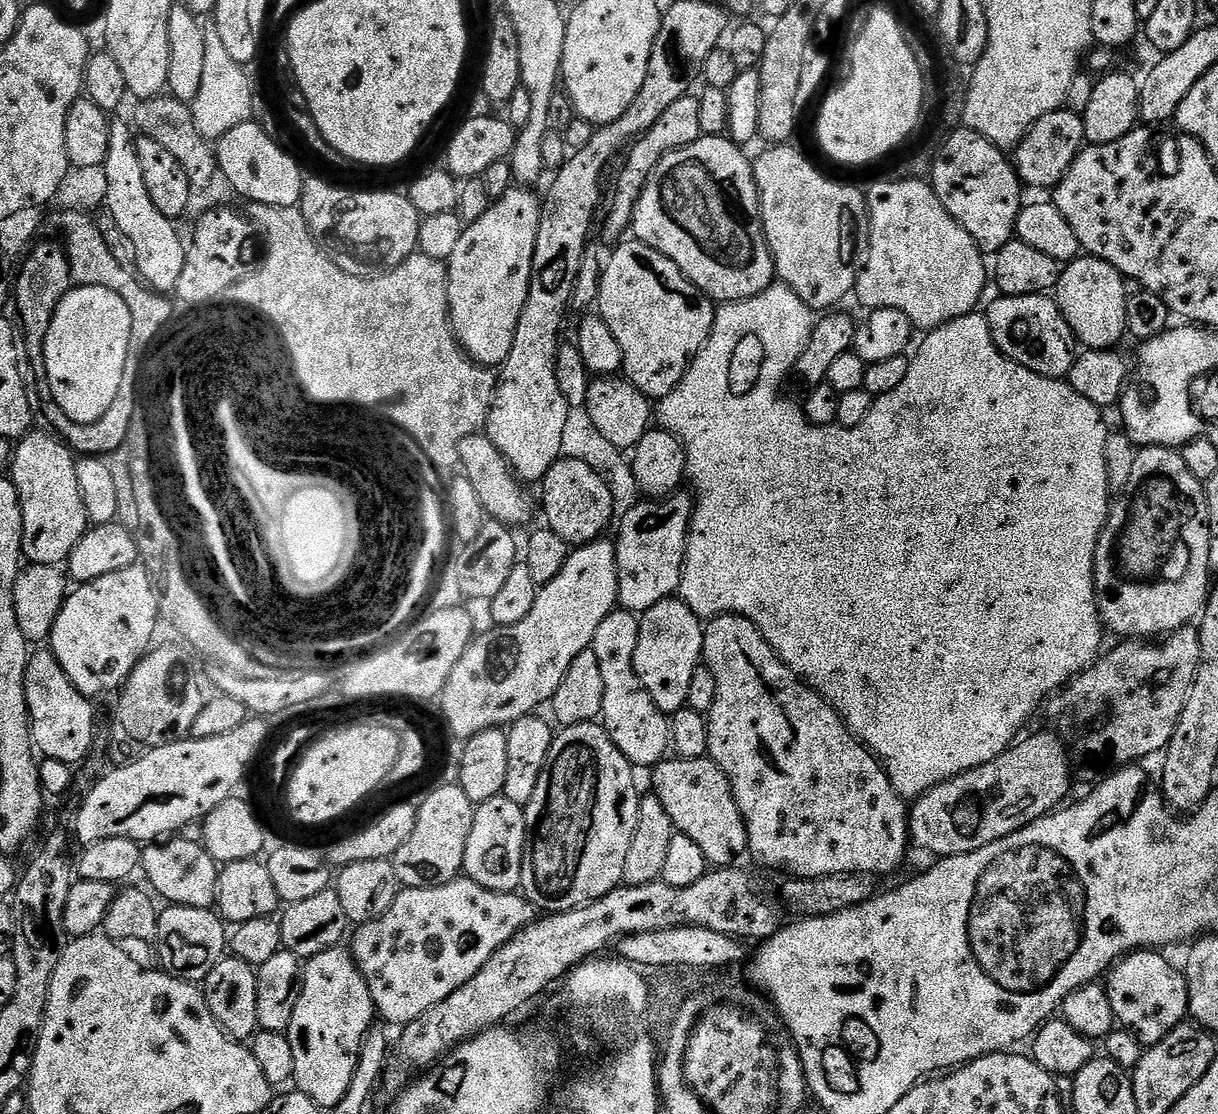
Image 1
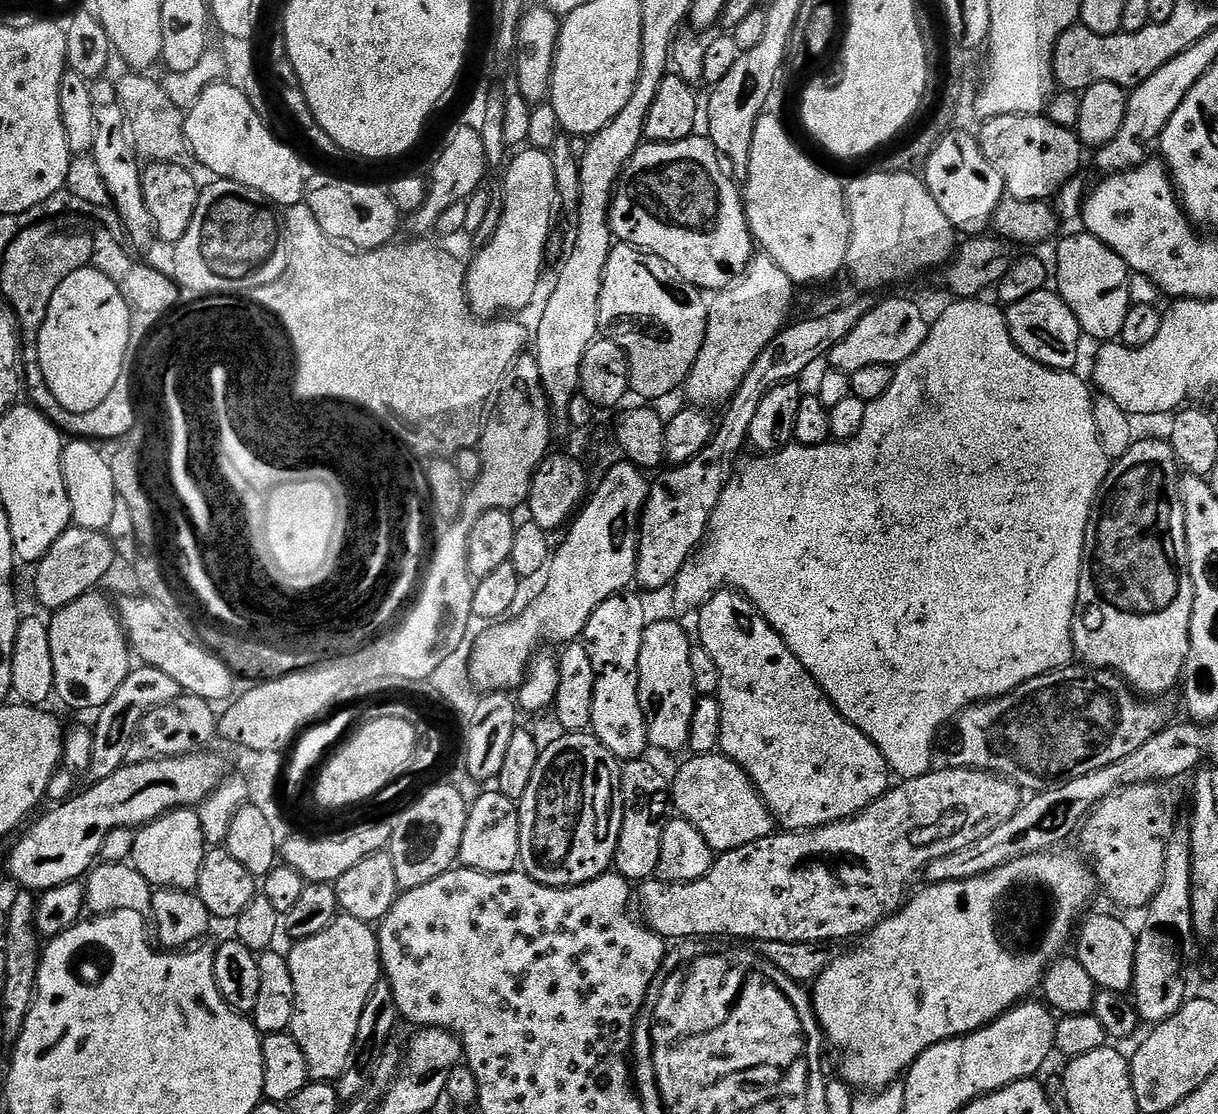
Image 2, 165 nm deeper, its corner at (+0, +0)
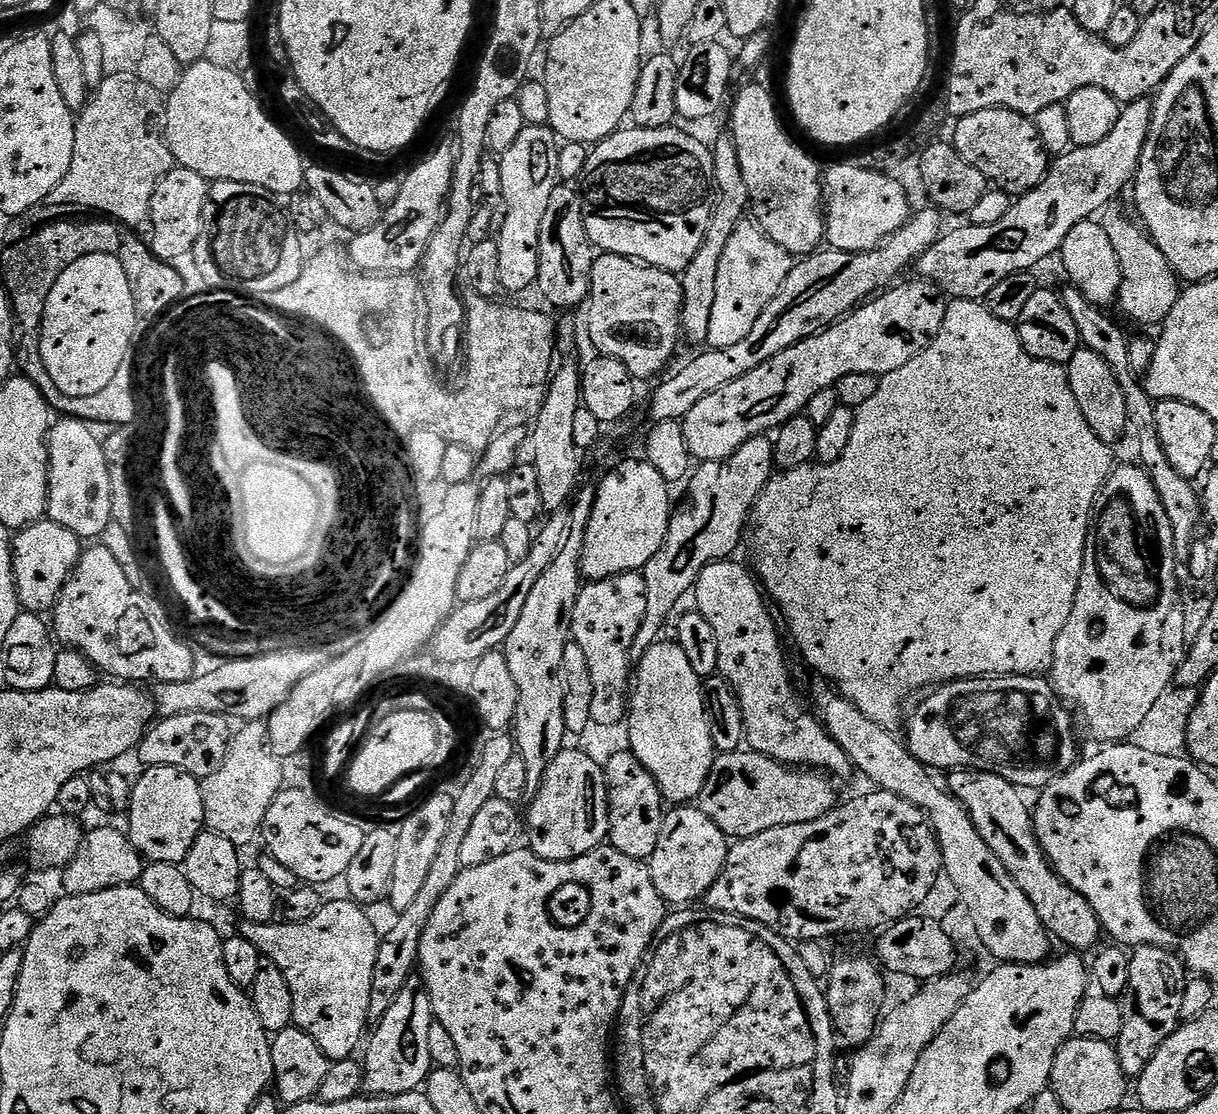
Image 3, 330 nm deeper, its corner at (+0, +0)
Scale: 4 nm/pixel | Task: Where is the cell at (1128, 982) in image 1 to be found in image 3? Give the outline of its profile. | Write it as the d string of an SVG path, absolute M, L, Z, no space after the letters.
M958 768L949 771L947 776L946 787L948 791L952 793L954 798L958 798L964 803L964 809L970 814L978 834L982 834L982 842L986 842L986 846L990 846L990 850L994 850L994 854L998 854L1002 866L1006 866L1006 870L1010 870L1010 878L1014 878L1018 882L1018 886L1022 886L1022 894L1026 894L1026 898L1030 898L1034 910L1038 910L1038 918L1042 918L1044 929L1057 941L1060 939L1068 947L1065 949L1075 950L1080 954L1084 954L1087 948L1093 947L1092 949L1095 949L1097 947L1096 939L1102 936L1100 919L1094 914L1090 902L1086 898L1082 898L1082 894L1078 894L1078 890L1074 890L1056 873L1056 869L1052 867L1052 861L1044 855L1044 850L1040 847L1040 842L1034 831L1033 809L1030 804L1028 808L1027 802L1024 801L1025 793L1006 778L993 772Z

